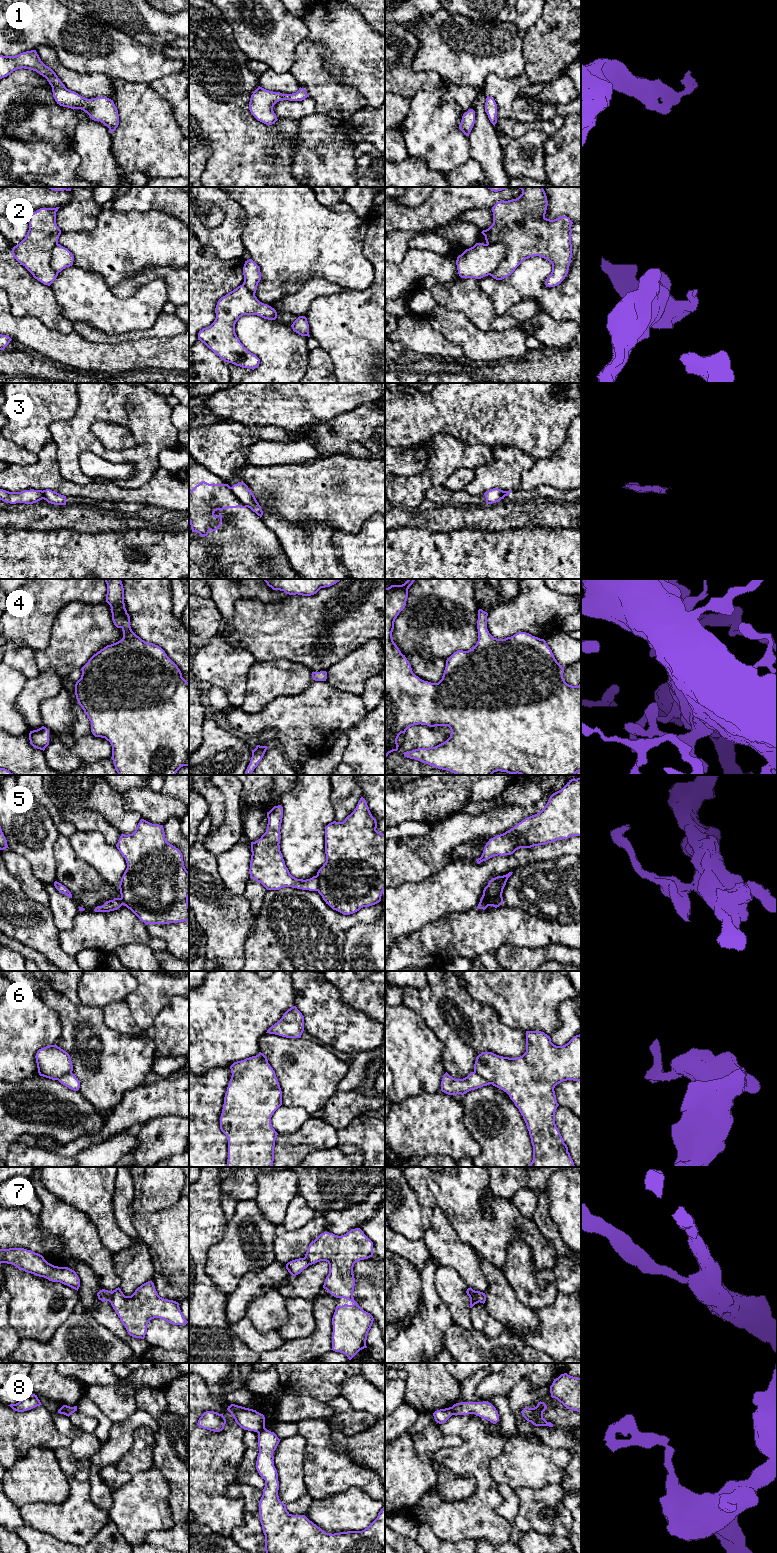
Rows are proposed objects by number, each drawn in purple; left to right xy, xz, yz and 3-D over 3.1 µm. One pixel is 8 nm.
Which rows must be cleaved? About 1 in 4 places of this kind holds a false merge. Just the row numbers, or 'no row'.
2, 3, 5, 6, 7, 8

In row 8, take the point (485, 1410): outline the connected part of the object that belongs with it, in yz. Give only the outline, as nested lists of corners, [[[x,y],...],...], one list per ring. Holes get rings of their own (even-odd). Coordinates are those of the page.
[[[461,1402],[452,1407],[453,1415],[475,1414],[482,1419],[487,1419],[493,1424],[499,1421],[499,1414],[496,1408],[489,1402]]]

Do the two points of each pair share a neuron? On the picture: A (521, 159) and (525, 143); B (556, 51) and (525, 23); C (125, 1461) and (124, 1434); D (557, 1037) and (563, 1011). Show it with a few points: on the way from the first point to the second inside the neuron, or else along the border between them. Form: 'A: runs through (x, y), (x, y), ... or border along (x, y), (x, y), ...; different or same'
A: runs through (525, 155), (525, 147); same
B: border along (544, 10), (542, 15), (522, 35); different
C: border along (134, 1431), (131, 1447), (115, 1463); different
D: runs through (563, 1031), (565, 1029), (565, 1017); same

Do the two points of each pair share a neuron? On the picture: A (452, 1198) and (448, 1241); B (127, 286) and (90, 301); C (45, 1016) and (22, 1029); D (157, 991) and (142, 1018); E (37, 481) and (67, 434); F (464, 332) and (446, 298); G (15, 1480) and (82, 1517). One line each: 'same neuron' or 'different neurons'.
A: different neurons
B: different neurons
C: same neuron
D: same neuron
E: different neurons
F: different neurons
G: different neurons

